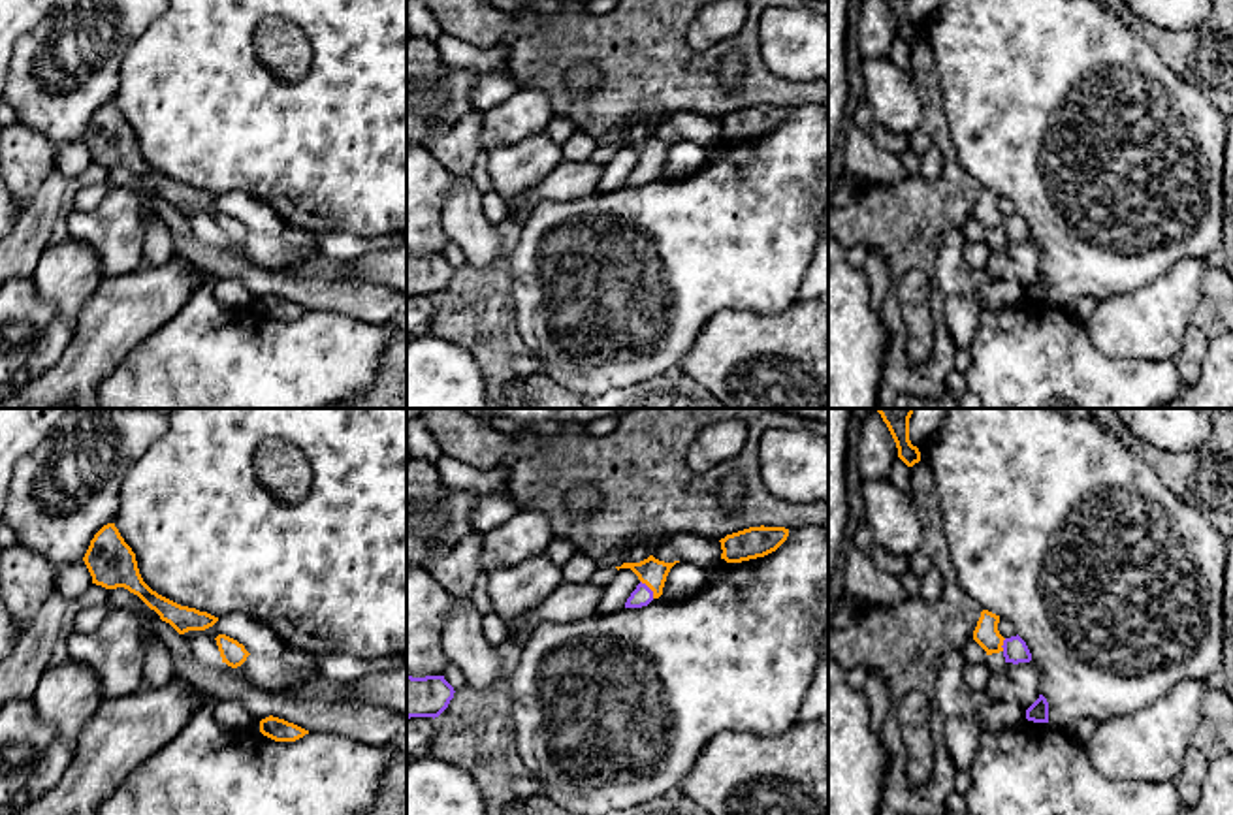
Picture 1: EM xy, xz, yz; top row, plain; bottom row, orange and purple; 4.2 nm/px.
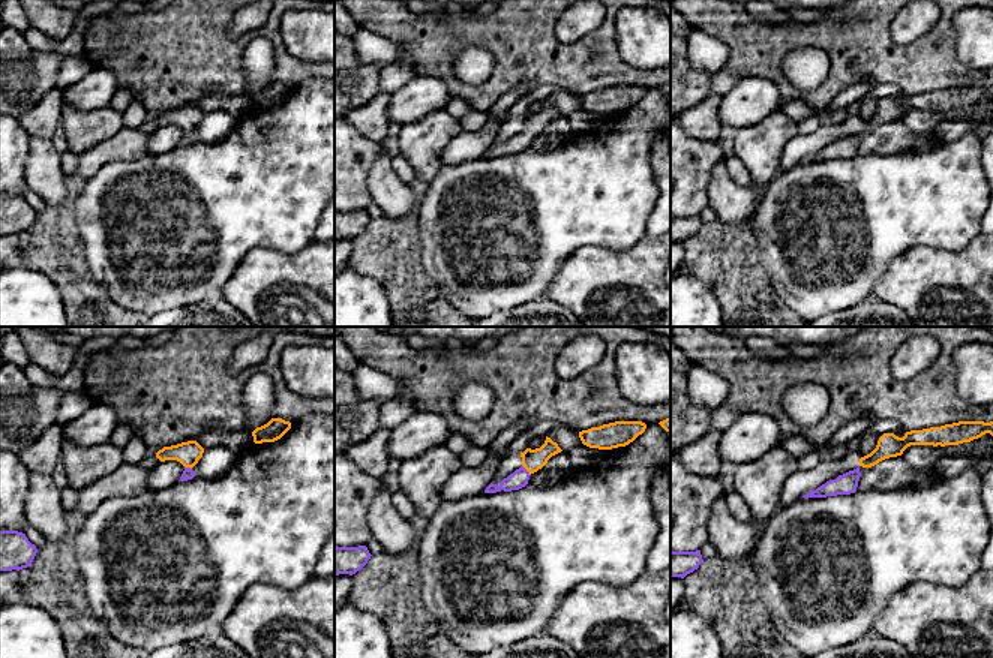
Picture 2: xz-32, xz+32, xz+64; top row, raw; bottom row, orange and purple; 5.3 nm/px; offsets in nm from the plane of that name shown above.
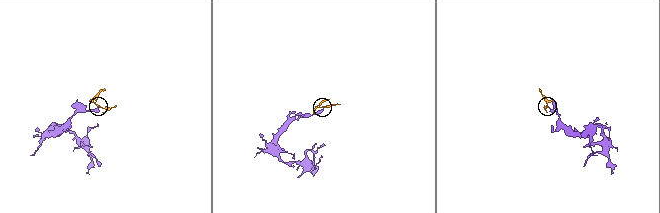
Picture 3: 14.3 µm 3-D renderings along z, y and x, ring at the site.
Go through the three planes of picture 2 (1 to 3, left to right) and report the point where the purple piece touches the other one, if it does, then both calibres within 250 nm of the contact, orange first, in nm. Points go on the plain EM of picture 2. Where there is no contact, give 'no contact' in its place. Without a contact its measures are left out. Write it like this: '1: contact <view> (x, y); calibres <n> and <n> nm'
1: contact xz-32 (188, 131); calibres 130 and 60 nm
2: contact xz+32 (525, 132); calibres 120 and 100 nm
3: no contact

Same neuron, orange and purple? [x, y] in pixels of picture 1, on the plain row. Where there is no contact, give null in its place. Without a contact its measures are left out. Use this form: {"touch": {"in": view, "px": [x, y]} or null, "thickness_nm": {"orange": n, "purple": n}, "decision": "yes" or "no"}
{"touch": {"in": "xz", "px": [650, 166]}, "thickness_nm": {"orange": 120, "purple": 90}, "decision": "yes"}

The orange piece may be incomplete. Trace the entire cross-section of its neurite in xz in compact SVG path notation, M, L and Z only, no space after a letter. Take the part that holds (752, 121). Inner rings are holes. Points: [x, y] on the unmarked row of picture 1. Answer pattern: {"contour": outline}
{"contour": "M749 105L721 117L721 137L742 141L776 130L789 115L785 105Z"}

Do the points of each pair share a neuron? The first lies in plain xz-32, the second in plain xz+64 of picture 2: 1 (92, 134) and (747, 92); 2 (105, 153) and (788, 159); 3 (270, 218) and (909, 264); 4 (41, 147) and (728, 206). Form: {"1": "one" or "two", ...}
{"1": "two", "2": "one", "3": "two", "4": "one"}

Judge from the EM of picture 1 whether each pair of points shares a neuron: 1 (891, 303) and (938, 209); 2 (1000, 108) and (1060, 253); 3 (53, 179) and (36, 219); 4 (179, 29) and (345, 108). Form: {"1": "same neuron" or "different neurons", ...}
{"1": "same neuron", "2": "same neuron", "3": "same neuron", "4": "same neuron"}

